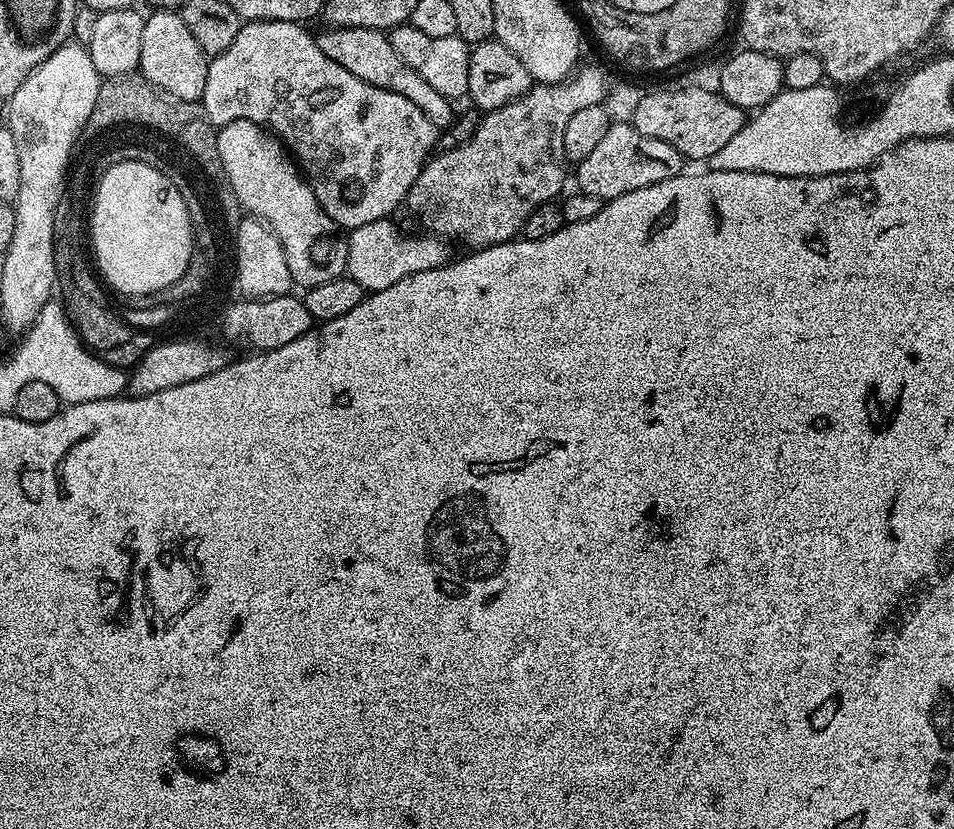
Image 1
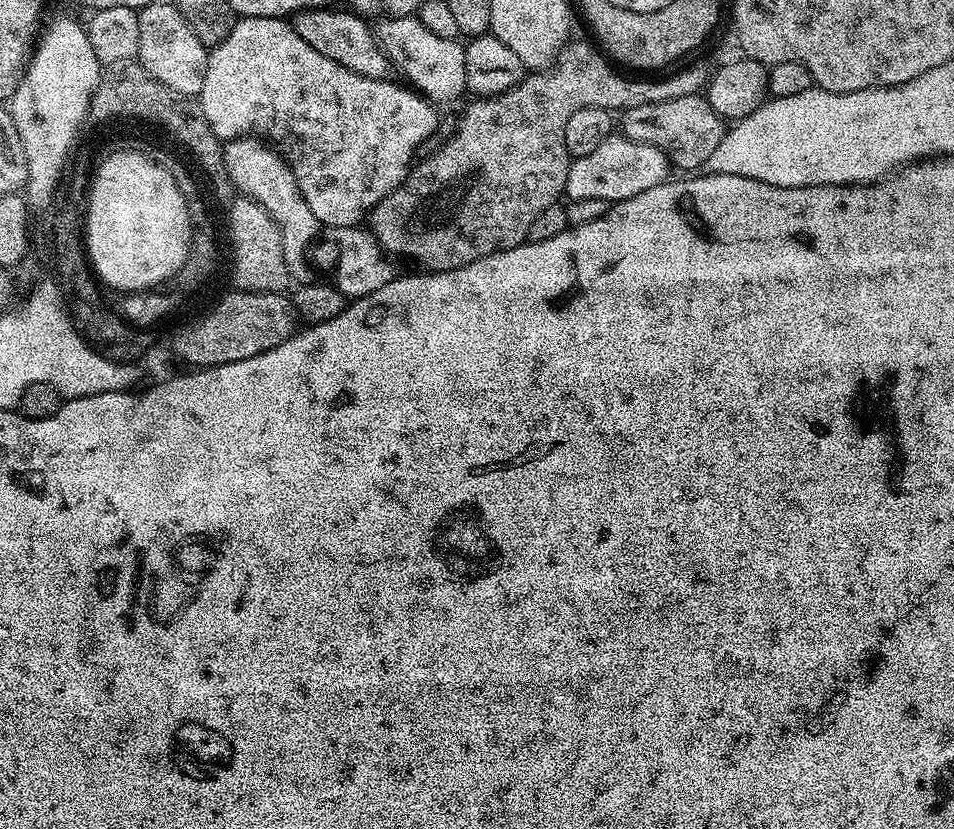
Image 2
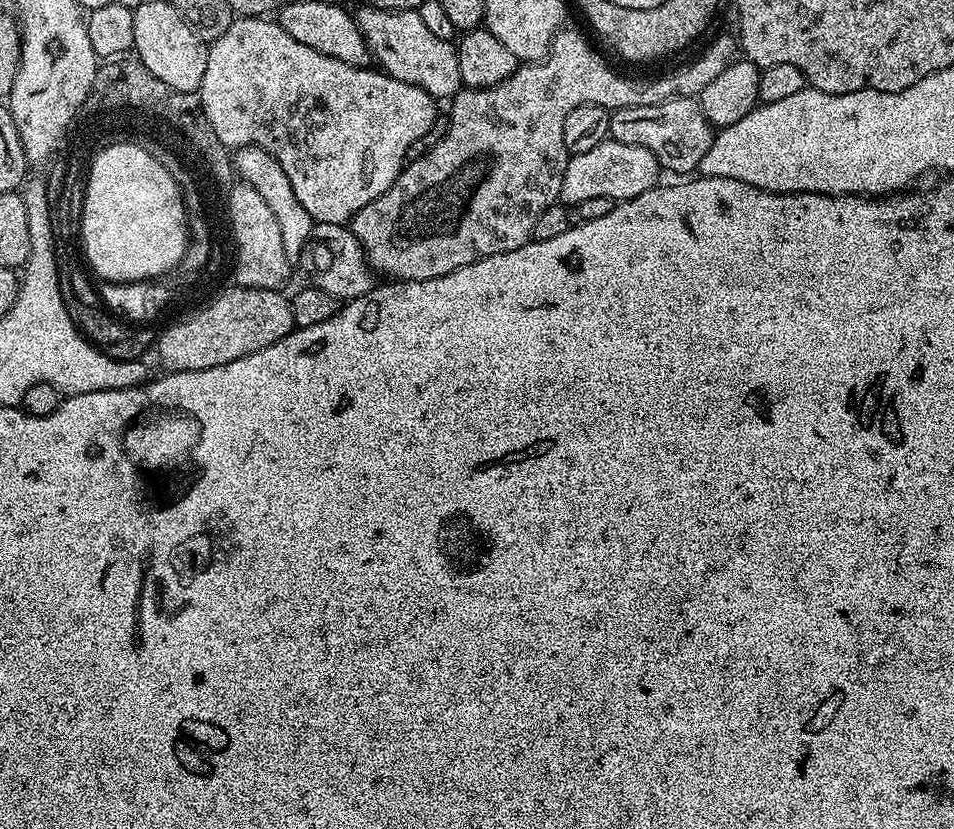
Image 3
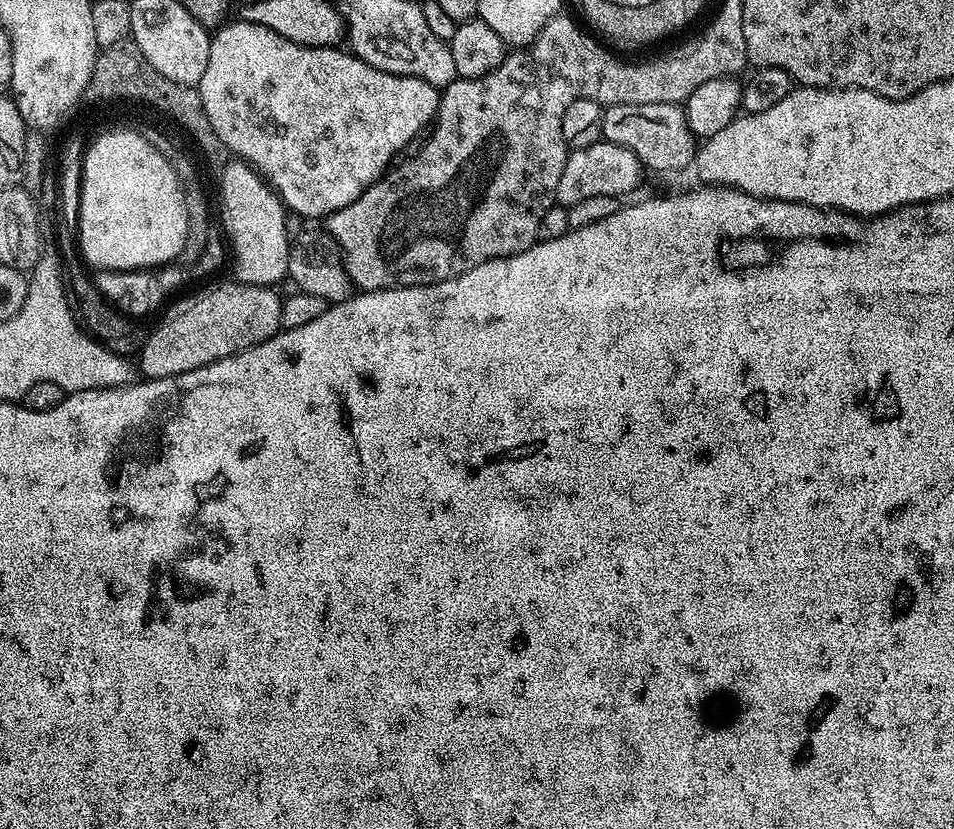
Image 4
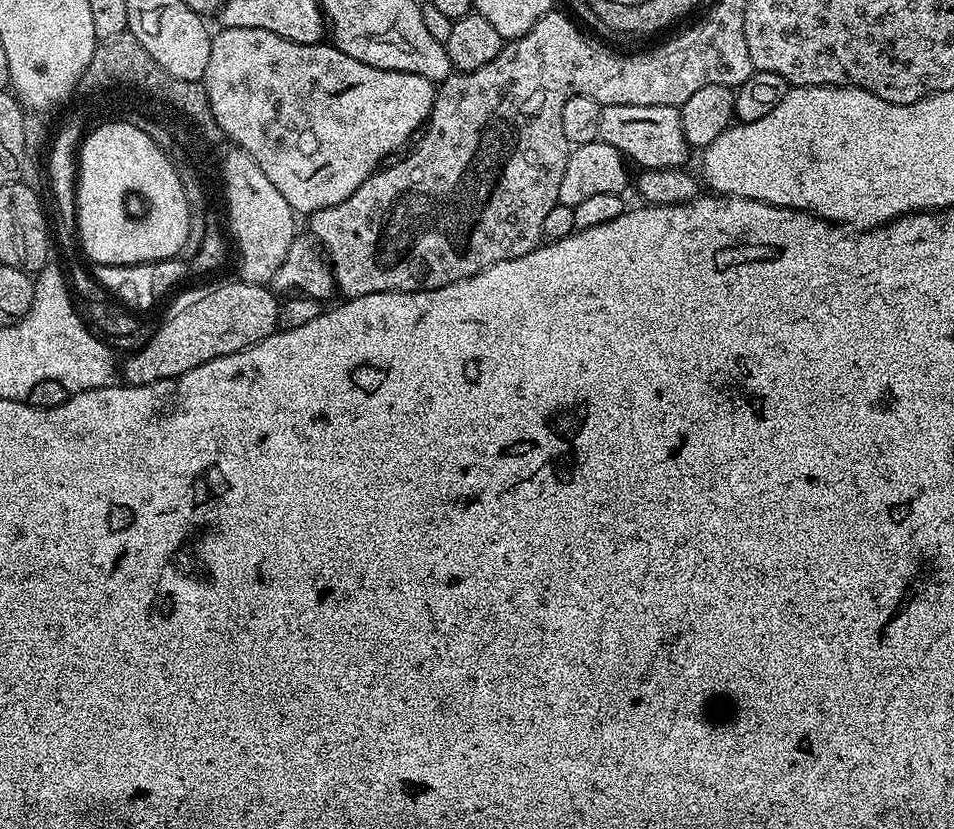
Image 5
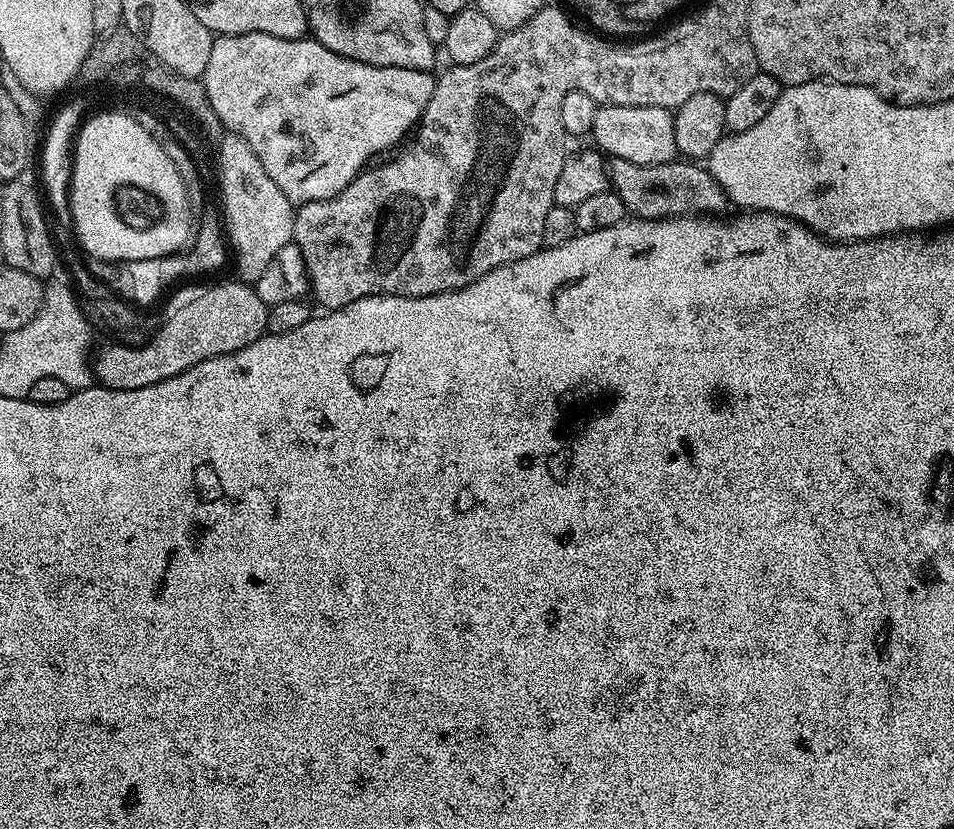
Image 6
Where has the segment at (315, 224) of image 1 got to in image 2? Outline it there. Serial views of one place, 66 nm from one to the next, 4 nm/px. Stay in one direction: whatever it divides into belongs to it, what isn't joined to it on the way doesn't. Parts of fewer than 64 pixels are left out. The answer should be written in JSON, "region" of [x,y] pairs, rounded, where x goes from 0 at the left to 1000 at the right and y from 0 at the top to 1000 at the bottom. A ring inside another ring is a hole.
{"region":[[[254,164],[253,174],[244,174],[243,179],[240,180],[239,200],[243,204],[243,212],[247,215],[247,221],[252,222],[256,230],[262,232],[265,236],[268,236],[268,240],[273,240],[285,267],[292,273],[296,282],[296,302],[298,303],[303,329],[309,337],[311,333],[311,339],[322,339],[324,337],[323,298],[326,297],[331,279],[336,279],[338,271],[334,265],[329,263],[329,253],[325,253],[325,248],[321,248],[321,239],[317,239],[317,229],[312,229],[312,220],[308,215],[306,201],[303,200],[302,194],[294,187],[288,177],[282,176],[276,168]]]}

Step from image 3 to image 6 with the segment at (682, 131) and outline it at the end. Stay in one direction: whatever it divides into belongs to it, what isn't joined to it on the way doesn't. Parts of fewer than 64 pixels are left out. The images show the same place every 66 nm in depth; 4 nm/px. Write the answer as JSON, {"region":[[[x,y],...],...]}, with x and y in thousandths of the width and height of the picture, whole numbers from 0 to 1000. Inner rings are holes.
{"region":[[[628,127],[623,138],[618,169],[626,174],[622,175],[634,189],[647,188],[666,198],[701,198],[711,188],[706,171],[706,139],[701,131],[690,128]]]}

